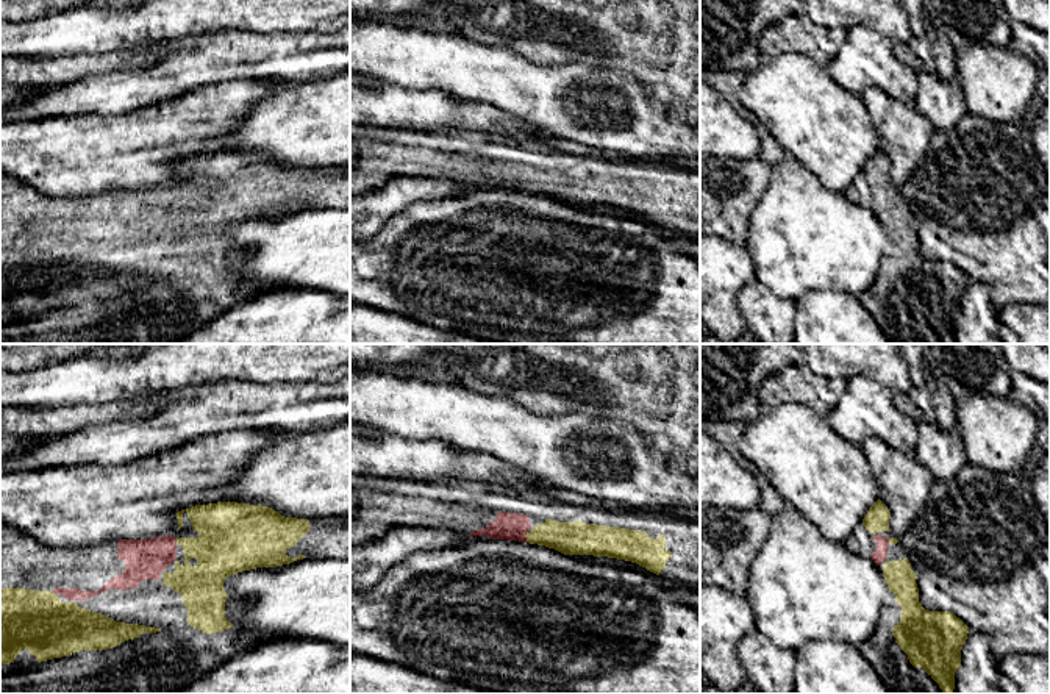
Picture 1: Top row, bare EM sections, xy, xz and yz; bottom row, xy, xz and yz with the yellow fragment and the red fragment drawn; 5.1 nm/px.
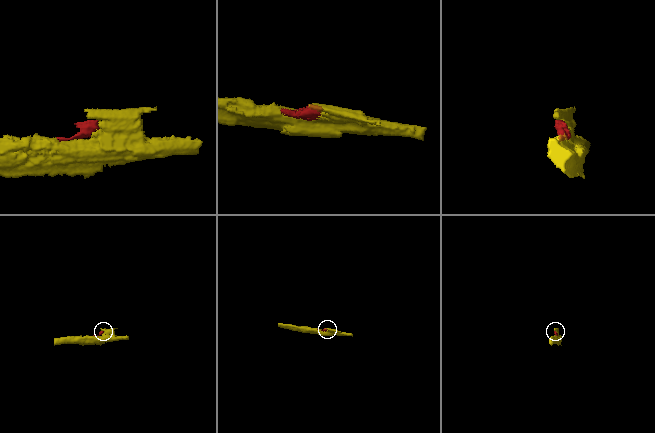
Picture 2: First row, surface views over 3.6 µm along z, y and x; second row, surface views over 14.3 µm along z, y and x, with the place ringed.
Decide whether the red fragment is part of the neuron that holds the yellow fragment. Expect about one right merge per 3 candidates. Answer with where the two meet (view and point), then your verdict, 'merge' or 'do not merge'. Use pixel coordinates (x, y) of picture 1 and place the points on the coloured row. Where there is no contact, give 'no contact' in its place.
xz (525, 536) | merge

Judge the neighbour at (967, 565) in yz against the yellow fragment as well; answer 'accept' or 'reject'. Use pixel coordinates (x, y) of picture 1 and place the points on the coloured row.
reject

